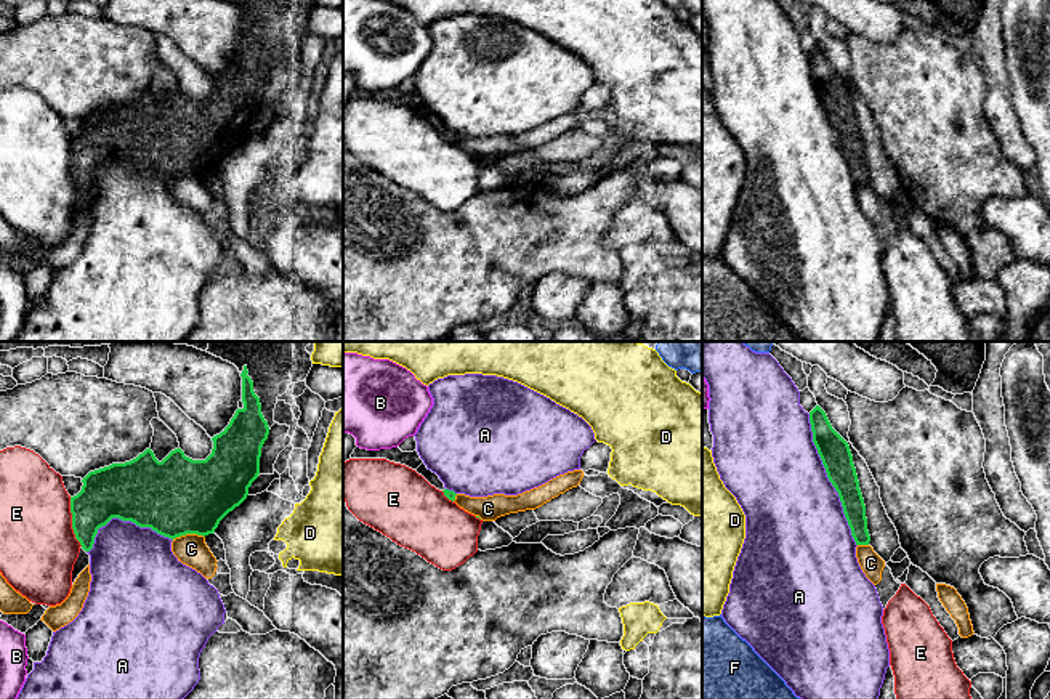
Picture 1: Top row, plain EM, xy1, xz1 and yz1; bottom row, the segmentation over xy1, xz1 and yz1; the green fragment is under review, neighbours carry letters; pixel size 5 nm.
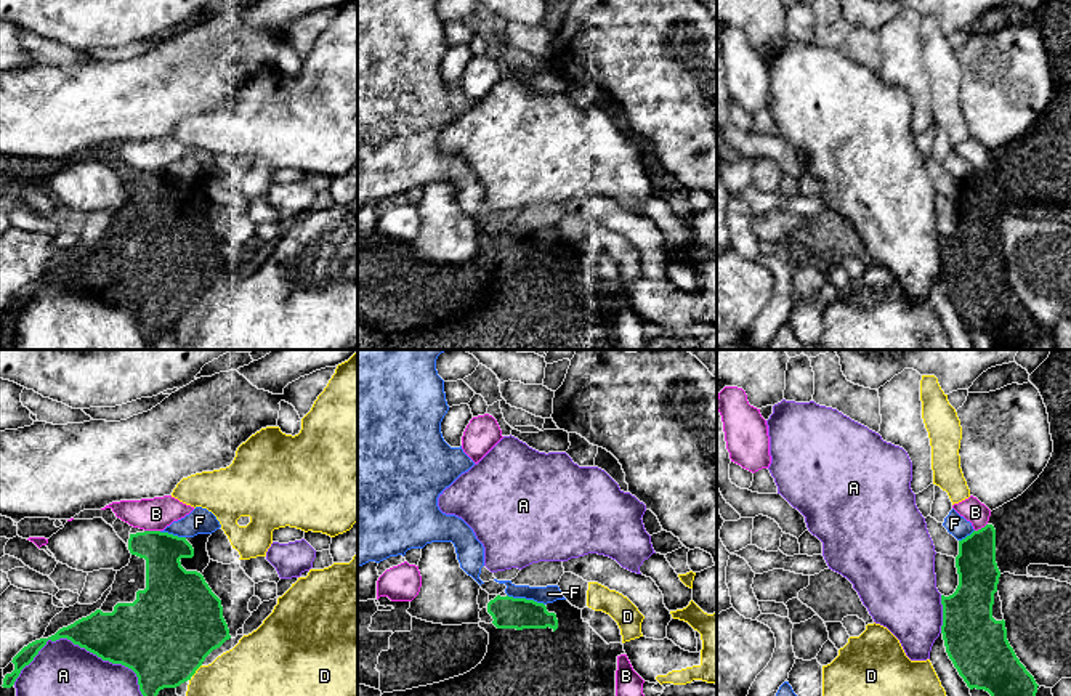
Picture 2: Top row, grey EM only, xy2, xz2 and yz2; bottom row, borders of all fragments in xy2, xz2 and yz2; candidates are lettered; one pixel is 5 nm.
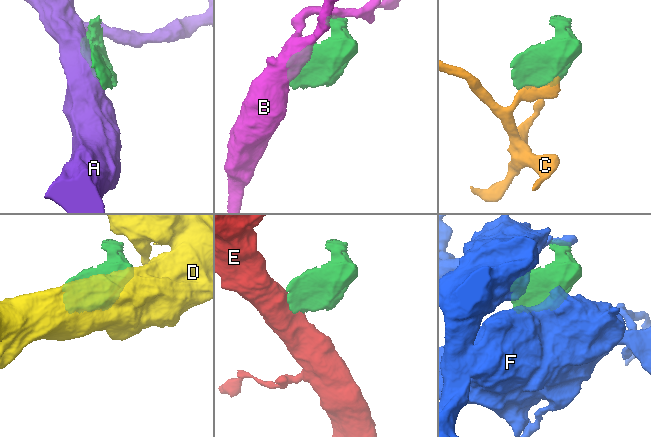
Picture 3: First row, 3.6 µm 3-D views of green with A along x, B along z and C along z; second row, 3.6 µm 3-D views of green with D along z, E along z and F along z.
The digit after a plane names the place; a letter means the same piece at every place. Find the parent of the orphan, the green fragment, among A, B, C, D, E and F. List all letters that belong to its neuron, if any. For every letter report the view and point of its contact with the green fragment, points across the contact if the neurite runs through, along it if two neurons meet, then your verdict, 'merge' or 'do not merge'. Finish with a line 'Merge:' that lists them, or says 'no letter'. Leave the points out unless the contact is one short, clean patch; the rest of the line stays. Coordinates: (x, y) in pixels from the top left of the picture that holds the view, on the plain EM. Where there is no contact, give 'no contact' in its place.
A: xy2 (88, 291) | do not merge
B: xy2 (153, 172) | along xy2 (145, 170), (159, 172) | do not merge
C: xy1 (188, 173) | merge
D: xy2 (196, 310) | along xy2 (201, 305), (191, 316) | do not merge
E: xy1 (72, 162) | along xy1 (69, 138), (71, 169), (74, 178), (82, 186) | do not merge
F: xz2 (525, 239) | along xz2 (507, 234), (517, 239), (533, 239), (544, 246) | do not merge
Merge: C

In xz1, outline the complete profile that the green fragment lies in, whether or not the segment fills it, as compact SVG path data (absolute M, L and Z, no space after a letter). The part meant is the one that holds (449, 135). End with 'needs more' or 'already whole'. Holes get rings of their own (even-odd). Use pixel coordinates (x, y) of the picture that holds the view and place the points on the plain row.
M582 111L567 112L518 136L494 135L487 138L470 138L465 135L455 135L449 130L444 130L442 133L449 141L455 143L460 149L476 159L483 162L495 162L497 159L510 154L535 151L559 135L577 128L582 119Z; needs more

